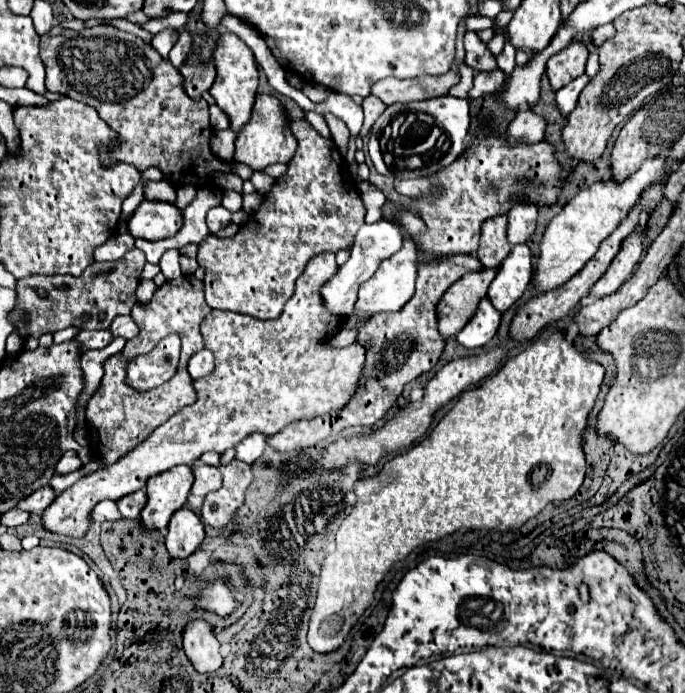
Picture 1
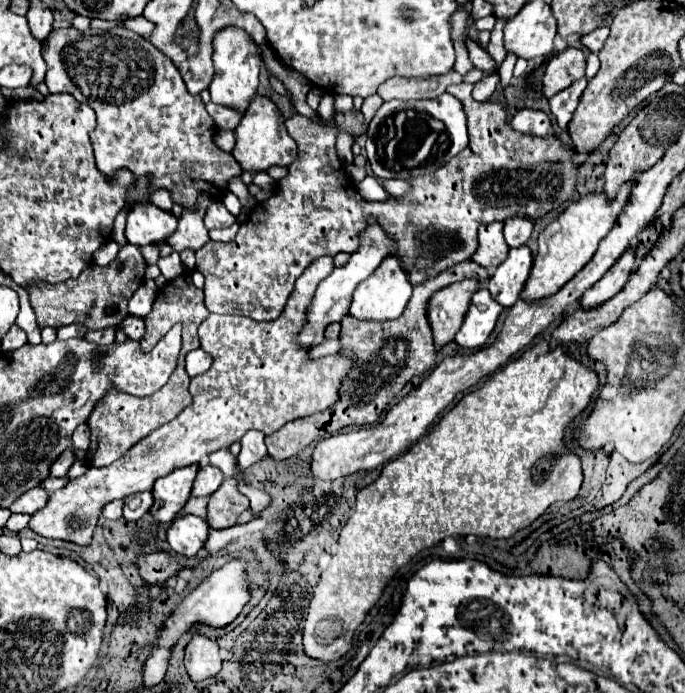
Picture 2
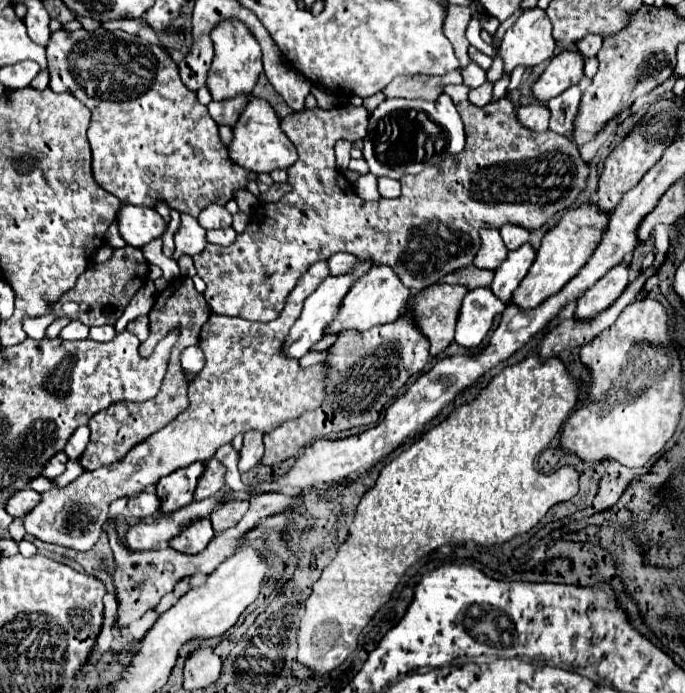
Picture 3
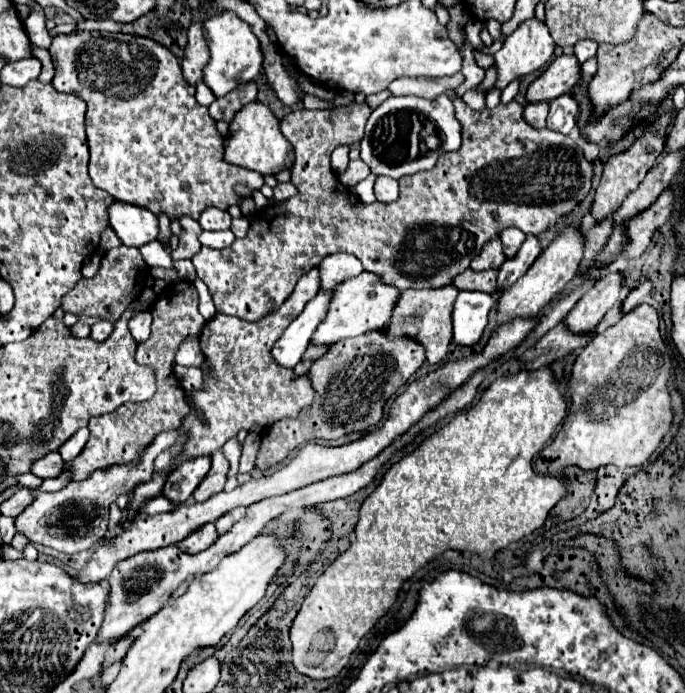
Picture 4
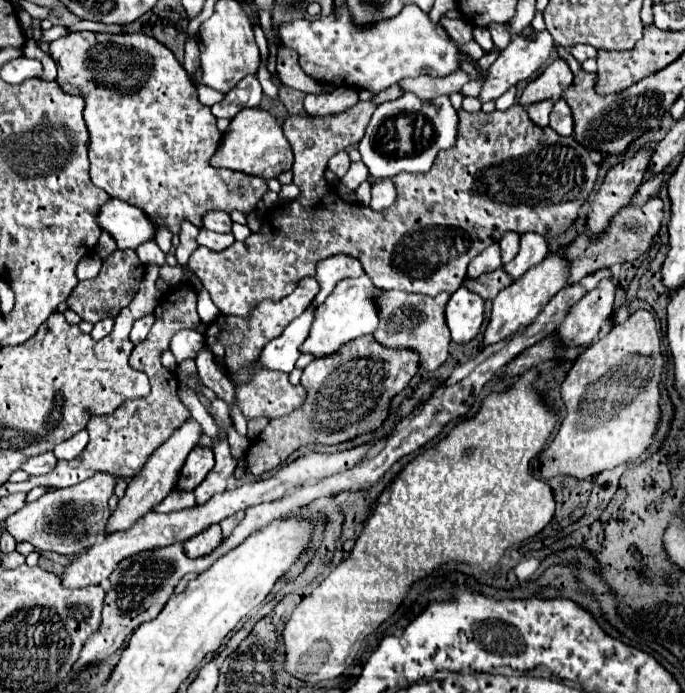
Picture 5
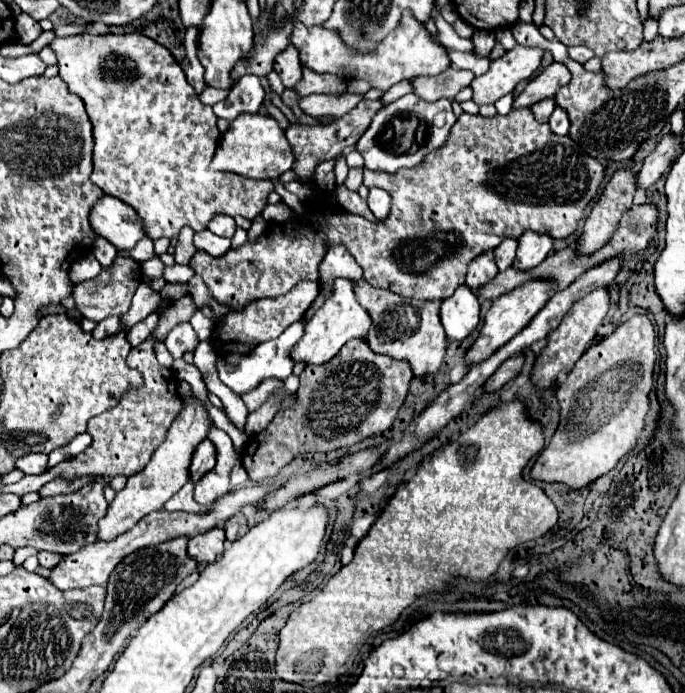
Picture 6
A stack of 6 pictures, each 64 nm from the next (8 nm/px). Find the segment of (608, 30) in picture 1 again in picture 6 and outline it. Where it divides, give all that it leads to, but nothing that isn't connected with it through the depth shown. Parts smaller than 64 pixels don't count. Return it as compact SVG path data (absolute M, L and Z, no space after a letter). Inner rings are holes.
M572 46L572 48L568 48L568 58L576 60L580 64L584 64L586 60L590 60L592 56L594 56L594 52L588 50L586 46Z

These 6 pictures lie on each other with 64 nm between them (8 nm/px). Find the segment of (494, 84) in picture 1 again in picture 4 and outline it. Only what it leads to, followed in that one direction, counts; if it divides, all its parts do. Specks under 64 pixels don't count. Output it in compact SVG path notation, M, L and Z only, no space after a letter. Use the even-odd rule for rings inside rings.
M468 90L462 100L468 104L468 108L472 110L482 110L486 106L486 94L484 92L476 92L476 90Z

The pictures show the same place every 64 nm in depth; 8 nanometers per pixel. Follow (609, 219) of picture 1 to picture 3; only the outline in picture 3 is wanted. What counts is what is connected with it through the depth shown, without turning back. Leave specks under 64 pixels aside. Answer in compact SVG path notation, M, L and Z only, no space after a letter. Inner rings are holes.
M580 206L576 210L568 210L562 220L542 238L542 246L538 250L538 256L528 270L528 276L520 282L520 288L512 292L510 304L516 304L522 310L532 310L534 306L540 306L548 296L562 290L574 274L580 272L580 268L588 262L592 252L602 240L602 232L606 230L608 214L600 212L598 206Z

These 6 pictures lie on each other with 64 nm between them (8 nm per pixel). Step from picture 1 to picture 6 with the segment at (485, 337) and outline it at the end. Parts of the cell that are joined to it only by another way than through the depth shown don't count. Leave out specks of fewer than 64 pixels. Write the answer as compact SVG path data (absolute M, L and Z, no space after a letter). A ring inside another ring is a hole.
M460 286L440 306L440 322L448 340L464 340L480 322L480 302L468 286Z

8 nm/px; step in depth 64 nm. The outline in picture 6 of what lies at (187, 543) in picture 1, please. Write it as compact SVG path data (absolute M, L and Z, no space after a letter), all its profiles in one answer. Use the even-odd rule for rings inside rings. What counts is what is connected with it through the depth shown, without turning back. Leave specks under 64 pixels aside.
M216 526L216 528L208 530L206 534L192 536L188 542L188 554L198 564L216 562L216 558L222 556L222 552L224 552L224 540L226 540L224 530Z

